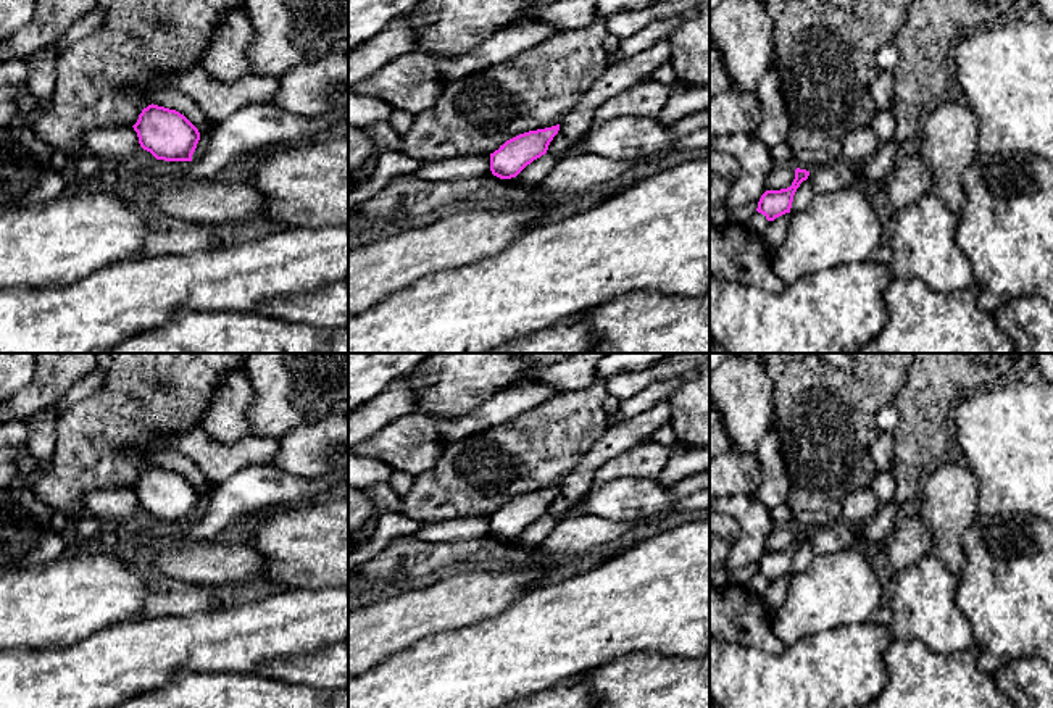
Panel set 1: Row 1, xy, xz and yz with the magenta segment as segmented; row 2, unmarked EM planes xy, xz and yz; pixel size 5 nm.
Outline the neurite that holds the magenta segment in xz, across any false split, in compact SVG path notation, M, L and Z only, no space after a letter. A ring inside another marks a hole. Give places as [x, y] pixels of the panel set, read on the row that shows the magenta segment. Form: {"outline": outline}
{"outline": "M560 124L519 134L490 153L490 171L500 179L516 177L527 165L547 153Z"}

